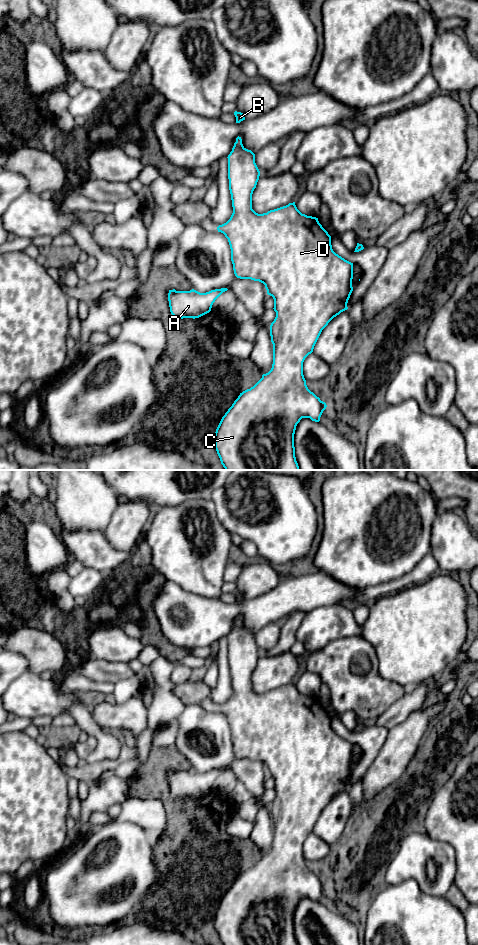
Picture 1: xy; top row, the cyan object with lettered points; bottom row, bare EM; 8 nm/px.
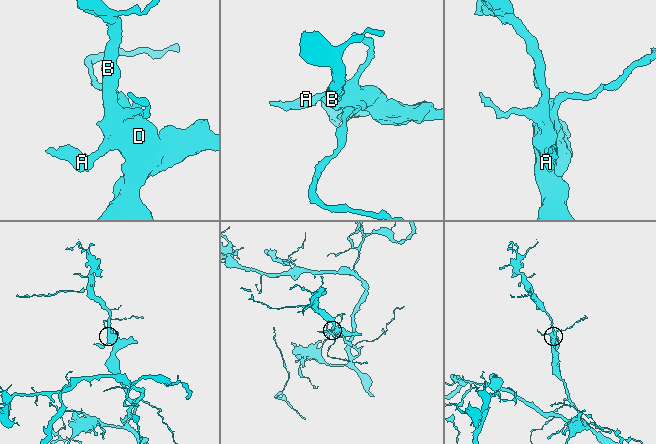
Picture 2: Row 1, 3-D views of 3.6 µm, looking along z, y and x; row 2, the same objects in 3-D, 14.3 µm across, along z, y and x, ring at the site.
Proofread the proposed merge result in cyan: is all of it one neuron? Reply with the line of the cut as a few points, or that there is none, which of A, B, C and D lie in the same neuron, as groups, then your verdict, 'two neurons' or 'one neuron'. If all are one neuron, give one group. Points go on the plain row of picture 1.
cut none; groups A B C D; one neuron

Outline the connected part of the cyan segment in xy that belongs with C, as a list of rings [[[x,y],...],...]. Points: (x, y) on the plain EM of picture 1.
[[[241,617],[236,618],[227,638],[233,693],[217,710],[228,719],[235,756],[263,763],[267,774],[274,779],[276,797],[270,805],[272,848],[253,867],[240,873],[222,897],[214,915],[215,929],[222,945],[298,945],[294,927],[296,906],[302,898],[319,902],[327,887],[308,869],[303,855],[303,842],[313,832],[322,810],[334,797],[348,789],[347,783],[353,771],[353,743],[333,731],[331,716],[318,698],[302,694],[295,682],[263,694],[252,689],[252,674],[260,651],[255,643],[255,634],[243,626]]]

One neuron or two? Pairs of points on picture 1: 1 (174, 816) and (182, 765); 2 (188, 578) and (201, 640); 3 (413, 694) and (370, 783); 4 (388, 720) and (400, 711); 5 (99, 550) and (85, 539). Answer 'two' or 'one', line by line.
1: one
2: two
3: two
4: one
5: one

